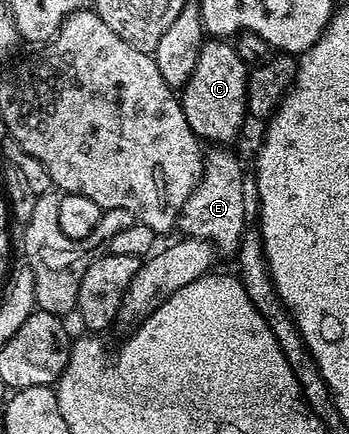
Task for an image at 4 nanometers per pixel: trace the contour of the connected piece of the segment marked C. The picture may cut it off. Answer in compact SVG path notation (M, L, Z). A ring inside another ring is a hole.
M209 39L202 44L199 63L195 63L191 79L187 79L184 89L179 93L183 115L187 115L187 123L191 123L191 131L195 131L198 139L221 147L233 143L229 141L240 135L241 128L247 122L245 96L248 82L249 69L228 40Z

